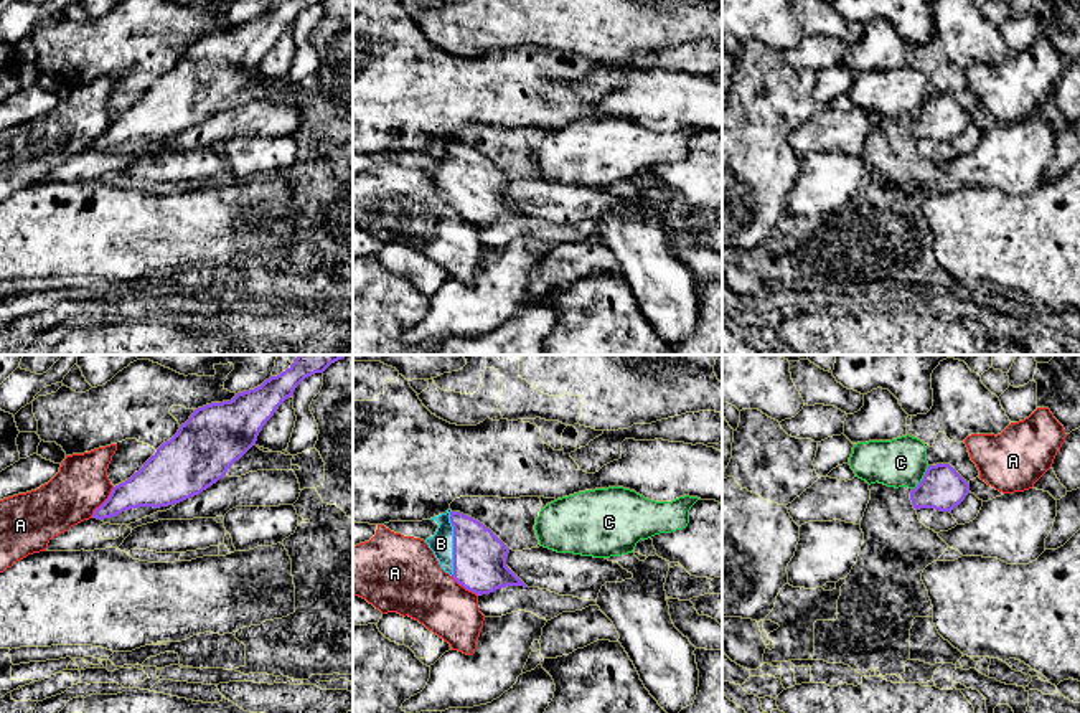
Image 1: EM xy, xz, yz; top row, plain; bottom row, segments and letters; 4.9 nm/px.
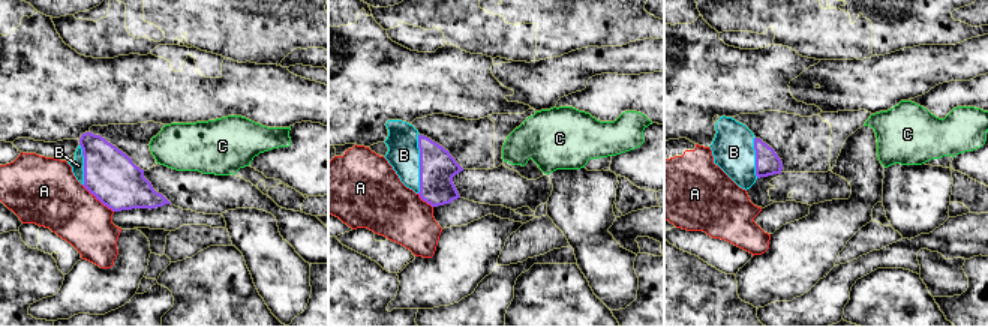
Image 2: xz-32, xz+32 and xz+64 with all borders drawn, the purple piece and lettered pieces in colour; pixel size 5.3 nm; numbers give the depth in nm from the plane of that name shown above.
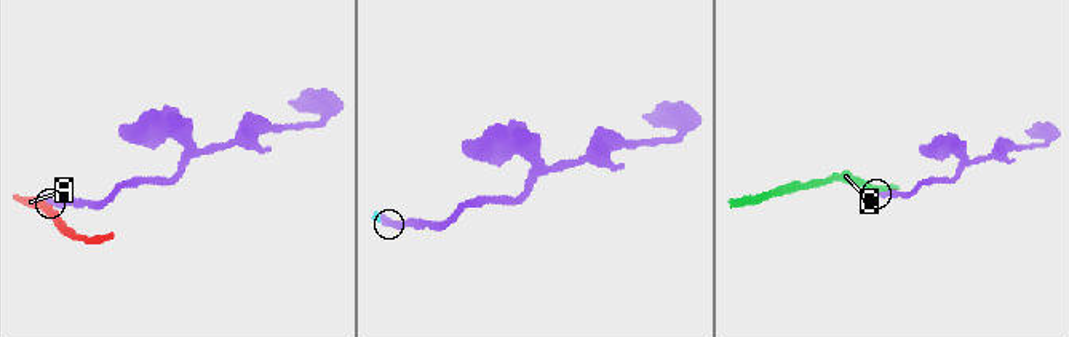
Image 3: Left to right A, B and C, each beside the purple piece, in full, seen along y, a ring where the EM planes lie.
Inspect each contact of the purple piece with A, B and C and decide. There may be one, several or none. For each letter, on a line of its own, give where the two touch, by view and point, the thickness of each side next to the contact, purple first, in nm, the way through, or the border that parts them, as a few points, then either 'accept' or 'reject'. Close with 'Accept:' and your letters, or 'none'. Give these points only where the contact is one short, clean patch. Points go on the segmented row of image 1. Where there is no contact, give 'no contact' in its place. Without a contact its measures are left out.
A: xy (104, 502) | 200/260 nm | along xy (114, 487), (91, 515) | reject
B: xz (454, 543) | 260/110 nm | across xz (480, 557), (454, 543), (441, 543) | accept
C: yz (924, 477) | 220/240 nm | along yz (929, 466), (924, 477), (912, 489) | reject
Accept: B

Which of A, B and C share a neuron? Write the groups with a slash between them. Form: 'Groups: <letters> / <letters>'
Groups: A / B / C

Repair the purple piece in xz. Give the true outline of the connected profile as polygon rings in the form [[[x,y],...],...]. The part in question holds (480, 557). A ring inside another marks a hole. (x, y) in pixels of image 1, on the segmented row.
[[[450,508],[430,520],[435,520],[439,528],[434,536],[425,540],[425,543],[434,551],[440,568],[465,589],[481,596],[506,586],[528,588],[506,566],[509,548],[483,523],[460,512],[452,512]]]

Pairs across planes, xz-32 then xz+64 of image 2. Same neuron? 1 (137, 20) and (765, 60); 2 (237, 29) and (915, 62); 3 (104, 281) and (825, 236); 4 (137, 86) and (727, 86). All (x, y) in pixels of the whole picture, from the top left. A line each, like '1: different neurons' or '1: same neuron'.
1: different neurons
2: different neurons
3: same neuron
4: same neuron

